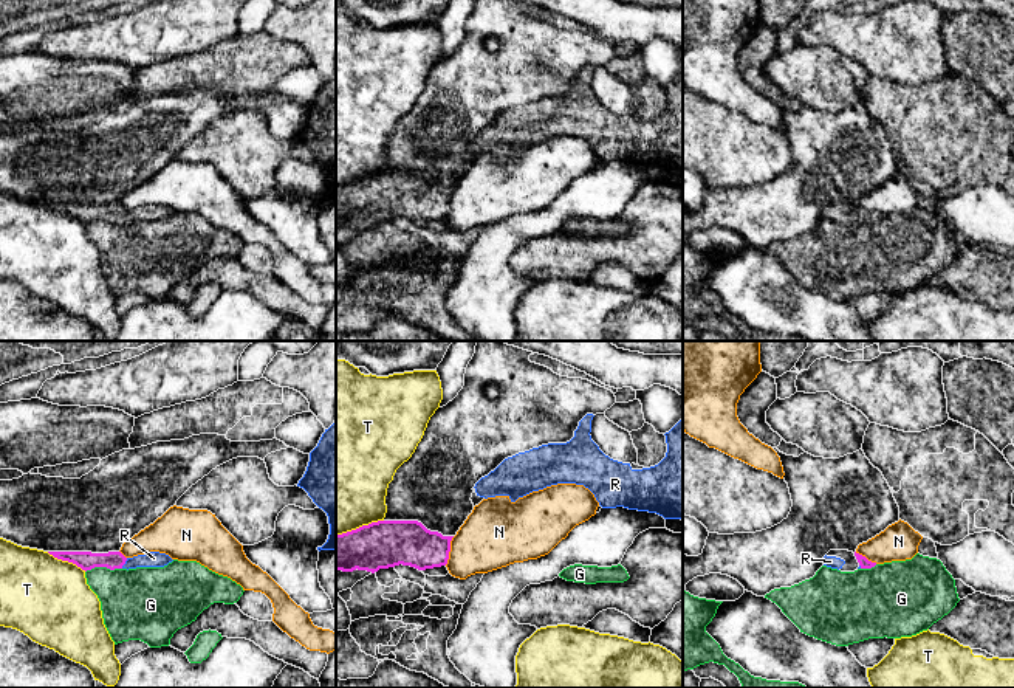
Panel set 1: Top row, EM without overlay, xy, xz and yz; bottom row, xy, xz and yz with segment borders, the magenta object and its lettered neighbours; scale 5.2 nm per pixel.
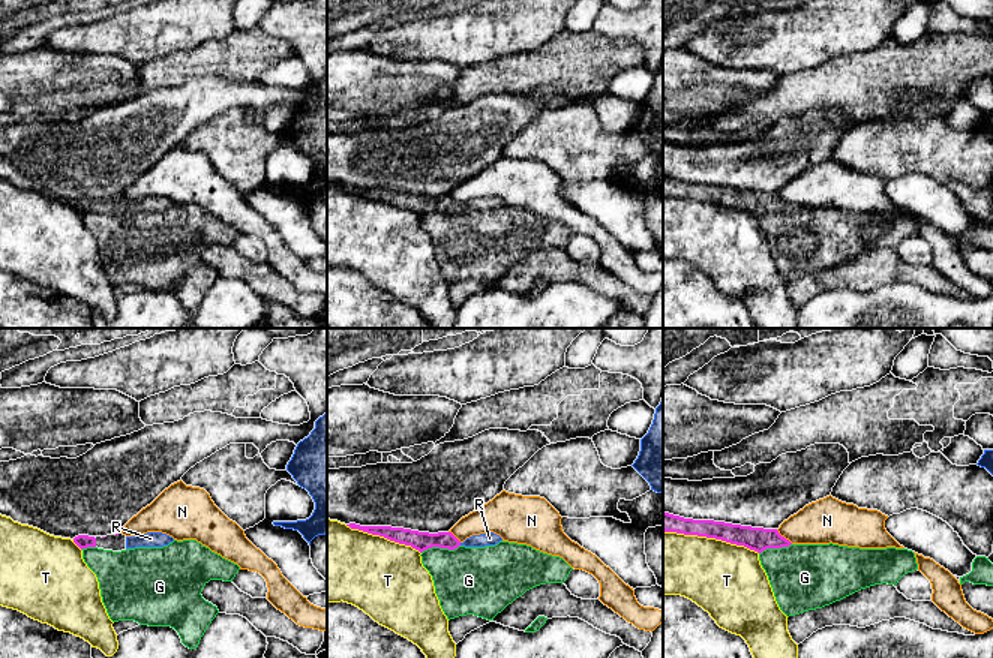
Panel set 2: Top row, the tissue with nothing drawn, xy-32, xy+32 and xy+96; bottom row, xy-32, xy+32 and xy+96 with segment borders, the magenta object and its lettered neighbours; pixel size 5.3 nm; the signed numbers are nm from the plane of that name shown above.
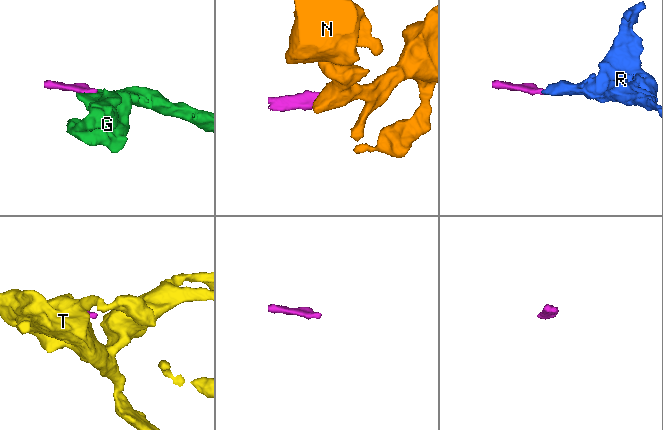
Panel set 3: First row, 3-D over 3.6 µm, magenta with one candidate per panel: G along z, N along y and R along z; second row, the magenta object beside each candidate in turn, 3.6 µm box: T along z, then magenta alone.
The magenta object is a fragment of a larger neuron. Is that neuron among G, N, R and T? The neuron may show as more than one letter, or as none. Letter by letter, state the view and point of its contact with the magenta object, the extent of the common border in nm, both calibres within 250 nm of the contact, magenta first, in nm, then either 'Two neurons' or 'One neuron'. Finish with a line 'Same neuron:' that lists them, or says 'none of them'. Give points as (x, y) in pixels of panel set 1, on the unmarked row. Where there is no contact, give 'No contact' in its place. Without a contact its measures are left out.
G: Touches magenta at xy (102, 219). Shared border 190 nm. Thickness 100 nm (magenta) against 340 nm. Two neurons
N: Touches magenta at xz (449, 203). Shared border 160 nm. Thickness 240 nm (magenta) against 340 nm. Two neurons
R: Touches magenta at xy (124, 216). Shared border 70 nm. Thickness 100 nm (magenta) against 80 nm. One neuron
T: Touches magenta at xy (67, 213). Shared border 220 nm. Thickness 100 nm (magenta) against 440 nm. Two neurons
Same neuron: R

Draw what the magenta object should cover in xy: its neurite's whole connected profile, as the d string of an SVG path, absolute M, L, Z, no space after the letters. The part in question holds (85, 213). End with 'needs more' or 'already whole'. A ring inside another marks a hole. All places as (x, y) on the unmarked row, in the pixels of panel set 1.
M48 205L57 212L68 214L81 220L82 223L91 223L94 220L115 222L136 222L136 220L164 220L173 212L159 205L150 205L133 211L125 211L121 205L91 206L91 205Z; needs more

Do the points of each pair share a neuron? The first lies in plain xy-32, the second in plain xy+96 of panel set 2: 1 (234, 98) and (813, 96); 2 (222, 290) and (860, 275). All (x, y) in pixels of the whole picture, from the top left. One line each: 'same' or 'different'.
1: different
2: different

